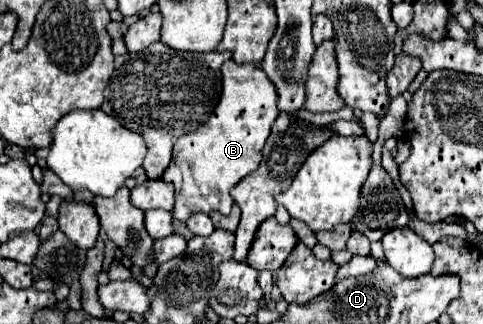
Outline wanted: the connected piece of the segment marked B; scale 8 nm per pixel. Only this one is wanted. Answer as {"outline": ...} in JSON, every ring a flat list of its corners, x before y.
{"outline":[[226,61,222,65,222,95,208,117,208,129,196,129,176,141,176,149,162,181,176,189,174,219,186,221,194,213,230,213,234,203,230,189,258,169,262,147,278,119,278,93,268,75,258,65]]}

